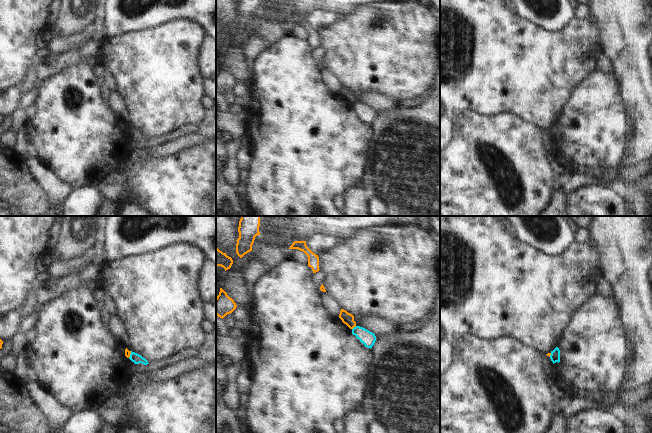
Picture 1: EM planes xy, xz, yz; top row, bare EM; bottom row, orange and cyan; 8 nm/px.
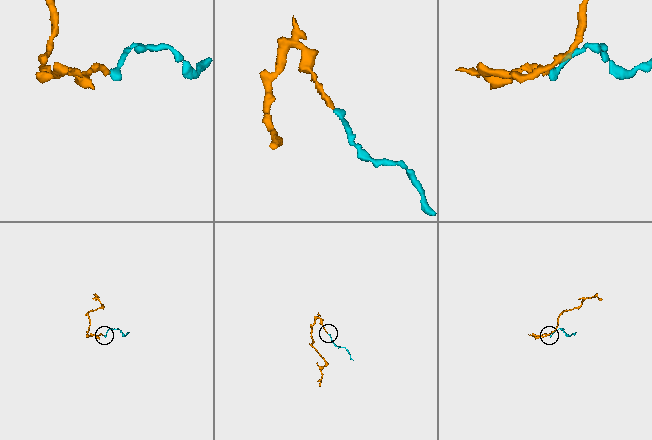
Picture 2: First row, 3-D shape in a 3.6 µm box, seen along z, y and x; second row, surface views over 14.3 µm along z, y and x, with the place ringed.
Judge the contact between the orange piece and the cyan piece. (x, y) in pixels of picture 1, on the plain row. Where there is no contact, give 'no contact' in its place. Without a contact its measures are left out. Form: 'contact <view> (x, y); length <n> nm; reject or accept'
contact xz (354, 102); length 50 nm; reject

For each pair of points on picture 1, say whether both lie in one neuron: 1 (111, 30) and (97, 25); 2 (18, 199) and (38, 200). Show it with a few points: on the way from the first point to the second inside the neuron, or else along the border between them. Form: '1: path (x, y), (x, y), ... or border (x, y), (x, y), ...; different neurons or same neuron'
1: border (102, 10), (105, 38); different neurons
2: path (23, 199), (33, 200); same neuron

